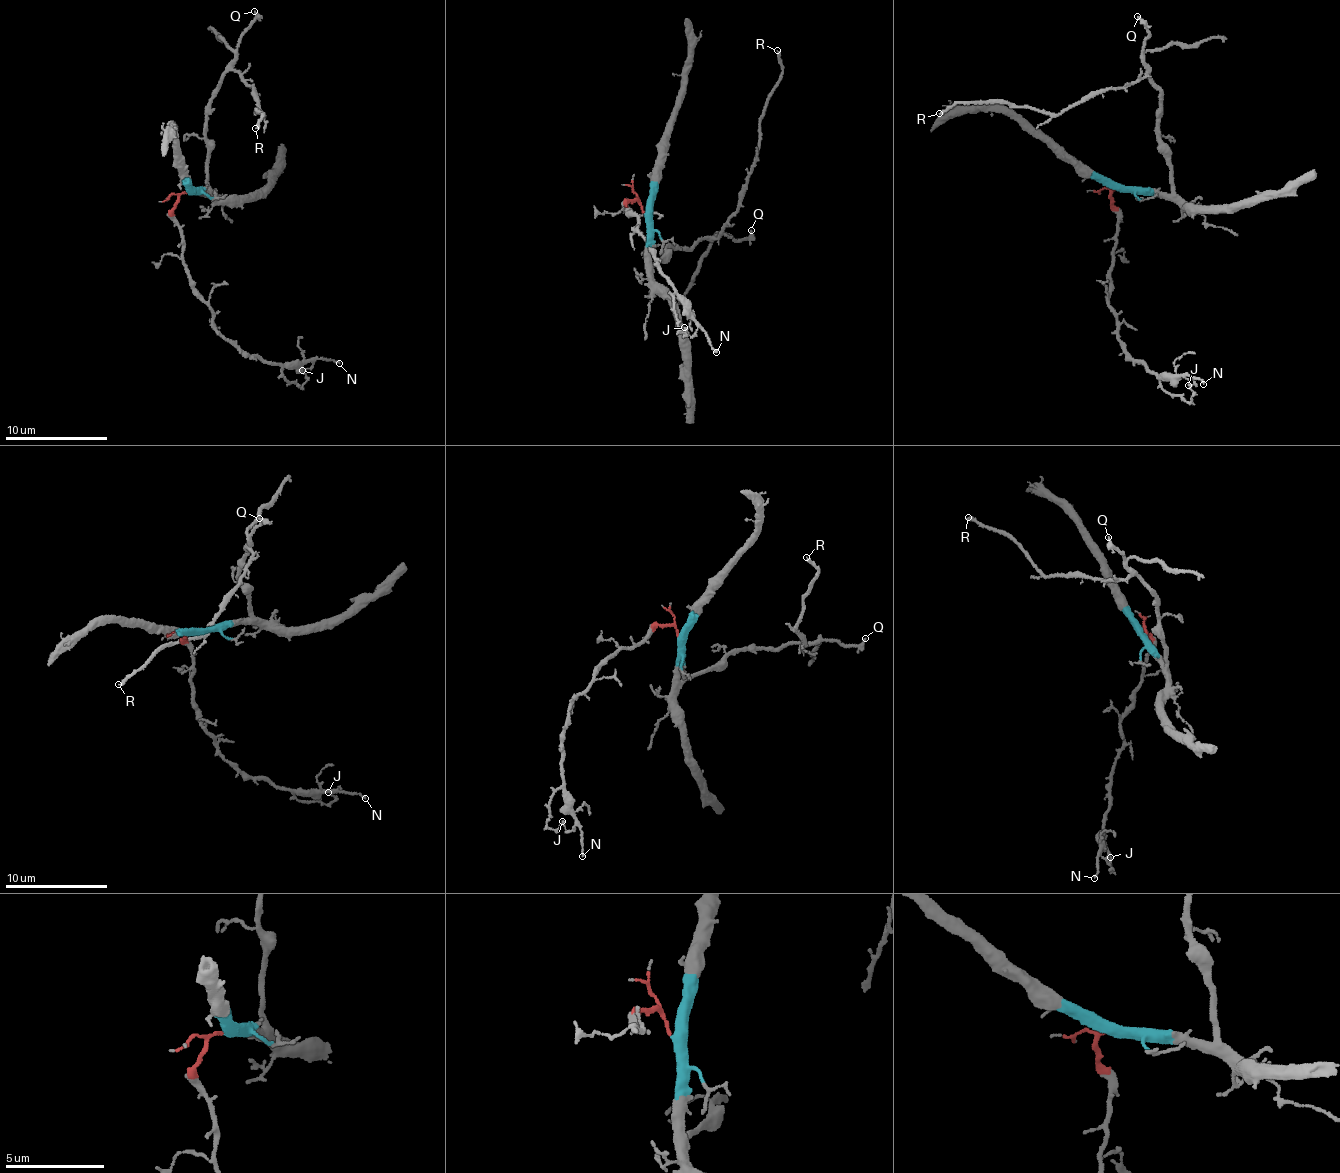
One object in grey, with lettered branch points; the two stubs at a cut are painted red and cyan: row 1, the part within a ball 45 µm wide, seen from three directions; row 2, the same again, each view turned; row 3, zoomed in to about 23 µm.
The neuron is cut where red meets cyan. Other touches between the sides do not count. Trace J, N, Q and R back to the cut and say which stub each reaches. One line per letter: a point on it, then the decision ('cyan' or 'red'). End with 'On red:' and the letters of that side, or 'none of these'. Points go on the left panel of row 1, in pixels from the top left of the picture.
J: place (302, 370); red
N: place (339, 363); red
Q: place (254, 11); cyan
R: place (255, 128); cyan
On red: J, N

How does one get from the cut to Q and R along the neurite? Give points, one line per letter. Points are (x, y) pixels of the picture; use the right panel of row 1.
Q: (1121, 190), (1171, 192), (1168, 146), (1158, 136), (1161, 91), (1142, 62), (1145, 23), (1137, 16)
R: (1121, 190), (1171, 192), (1168, 146), (1158, 136), (1162, 93), (1147, 74), (1055, 114), (996, 102), (940, 113)

